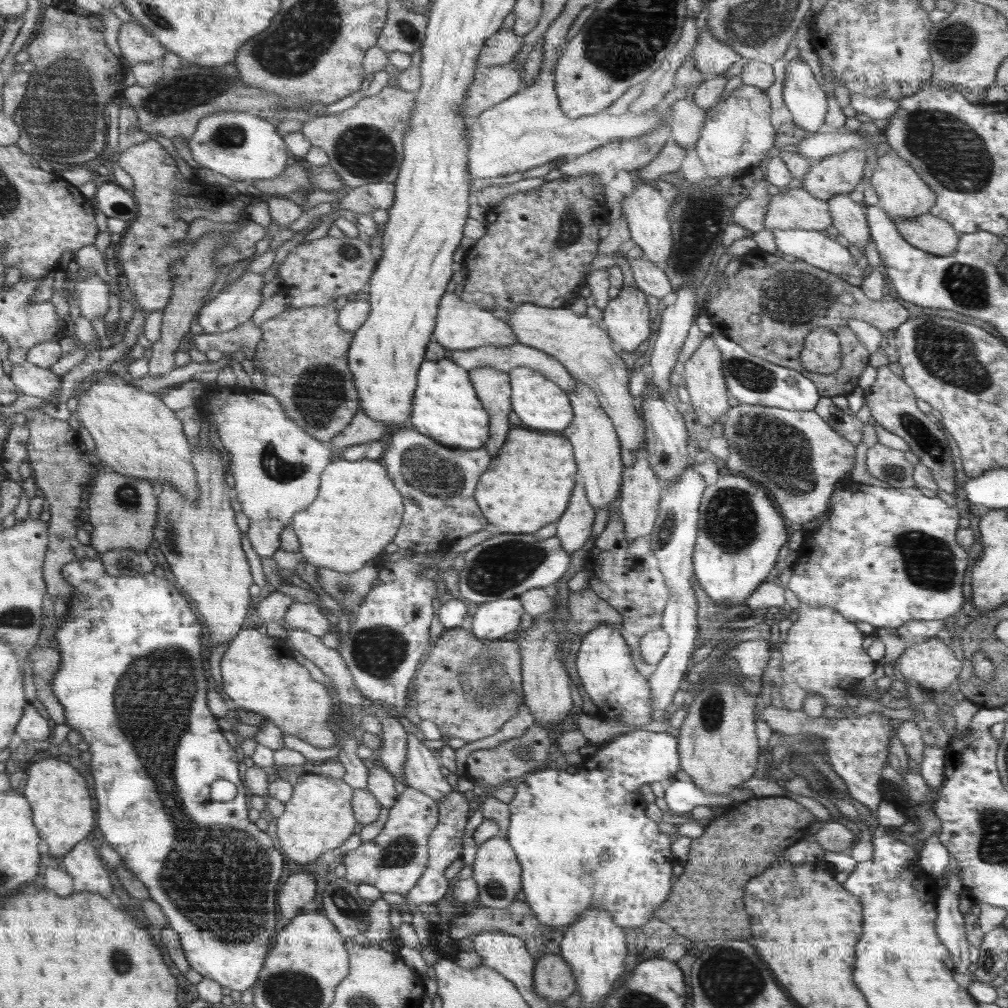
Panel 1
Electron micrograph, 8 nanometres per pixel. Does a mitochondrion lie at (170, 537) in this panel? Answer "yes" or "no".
yes

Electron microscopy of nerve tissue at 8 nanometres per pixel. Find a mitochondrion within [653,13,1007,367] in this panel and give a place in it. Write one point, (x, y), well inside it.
(953, 154)

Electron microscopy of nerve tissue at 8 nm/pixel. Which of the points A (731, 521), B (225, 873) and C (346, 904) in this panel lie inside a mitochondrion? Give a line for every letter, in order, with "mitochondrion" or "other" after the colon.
A: mitochondrion
B: mitochondrion
C: mitochondrion

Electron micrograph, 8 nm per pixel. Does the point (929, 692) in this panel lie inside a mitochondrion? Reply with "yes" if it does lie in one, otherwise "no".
no

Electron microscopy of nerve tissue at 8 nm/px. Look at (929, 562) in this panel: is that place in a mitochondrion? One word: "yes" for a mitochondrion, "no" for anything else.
yes

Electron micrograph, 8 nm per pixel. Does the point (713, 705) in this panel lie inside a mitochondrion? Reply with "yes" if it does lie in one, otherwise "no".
yes

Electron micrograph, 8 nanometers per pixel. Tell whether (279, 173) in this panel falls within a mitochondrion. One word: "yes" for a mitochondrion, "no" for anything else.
no

